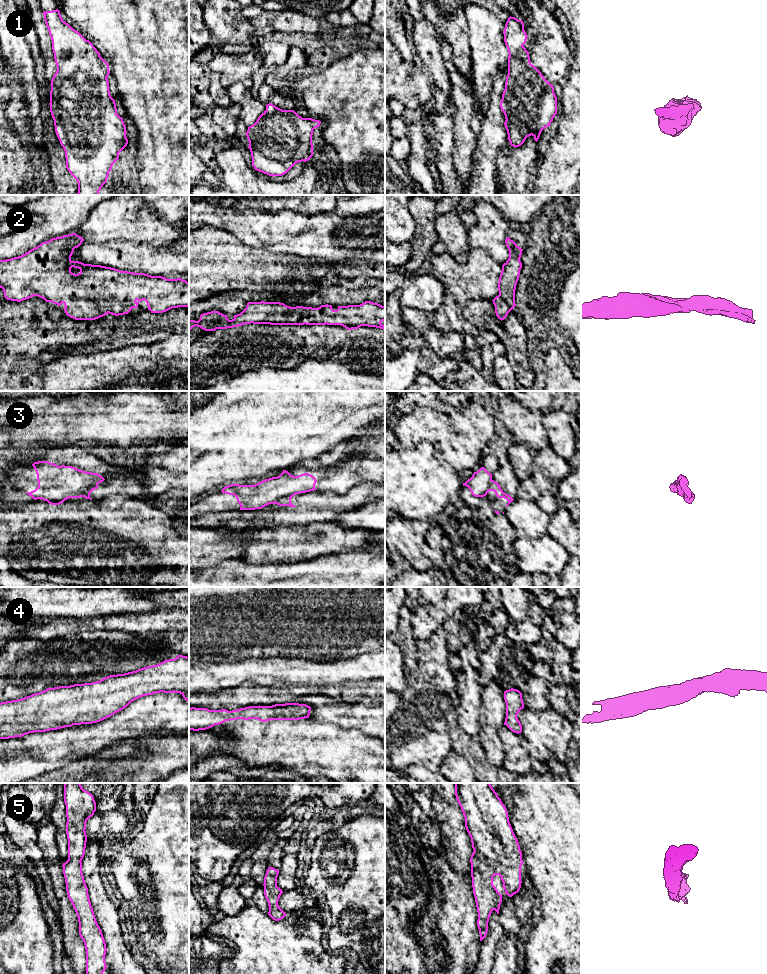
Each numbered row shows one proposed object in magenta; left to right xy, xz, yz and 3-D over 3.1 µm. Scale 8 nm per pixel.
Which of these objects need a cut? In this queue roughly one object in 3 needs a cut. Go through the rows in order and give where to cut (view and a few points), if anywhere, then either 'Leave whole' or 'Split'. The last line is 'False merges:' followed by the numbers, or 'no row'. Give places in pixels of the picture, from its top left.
1: No split. Leave whole
2: No split. Leave whole
3: Split along xy (99, 482), (92, 485), (82, 495), (75, 497). Split
4: No split. Leave whole
5: No split. Leave whole
False merges: 3

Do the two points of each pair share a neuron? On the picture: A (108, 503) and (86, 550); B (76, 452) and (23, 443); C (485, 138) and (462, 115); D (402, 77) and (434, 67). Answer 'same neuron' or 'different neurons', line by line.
A: same neuron
B: different neurons
C: different neurons
D: different neurons

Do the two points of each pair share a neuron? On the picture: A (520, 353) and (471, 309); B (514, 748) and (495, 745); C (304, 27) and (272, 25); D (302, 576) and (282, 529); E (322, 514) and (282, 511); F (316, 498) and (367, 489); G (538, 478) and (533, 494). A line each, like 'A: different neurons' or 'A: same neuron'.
A: same neuron
B: different neurons
C: same neuron
D: different neurons
E: same neuron
F: same neuron
G: same neuron

